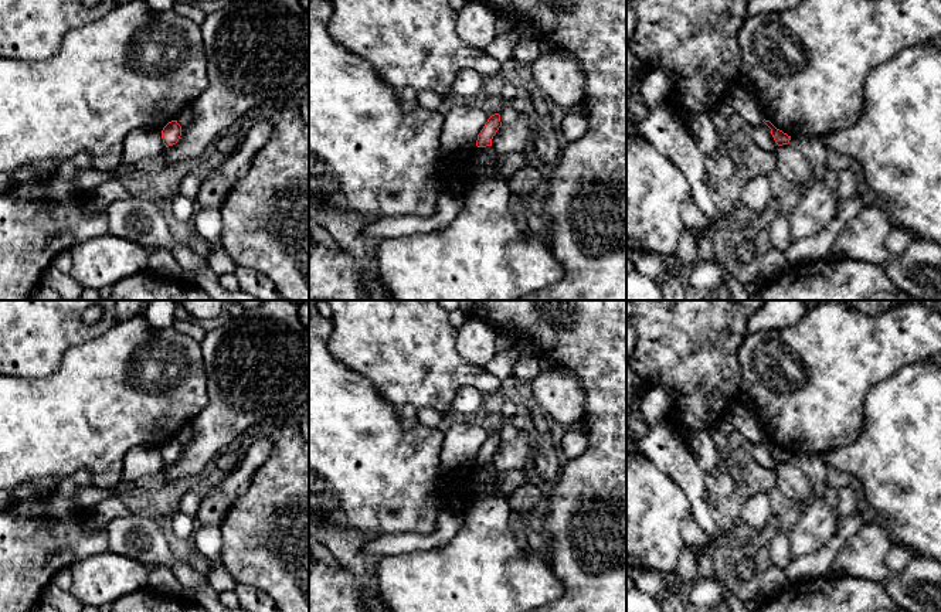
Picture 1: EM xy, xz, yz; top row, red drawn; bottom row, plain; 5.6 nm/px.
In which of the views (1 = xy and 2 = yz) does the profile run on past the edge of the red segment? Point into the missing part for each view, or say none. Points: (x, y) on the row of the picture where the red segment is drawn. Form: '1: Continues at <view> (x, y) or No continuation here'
1: No continuation here
2: No continuation here

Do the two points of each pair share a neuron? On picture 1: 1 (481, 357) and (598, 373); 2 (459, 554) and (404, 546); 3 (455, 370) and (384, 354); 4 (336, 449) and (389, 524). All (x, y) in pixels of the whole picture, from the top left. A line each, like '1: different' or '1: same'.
1: different
2: different
3: same
4: same

